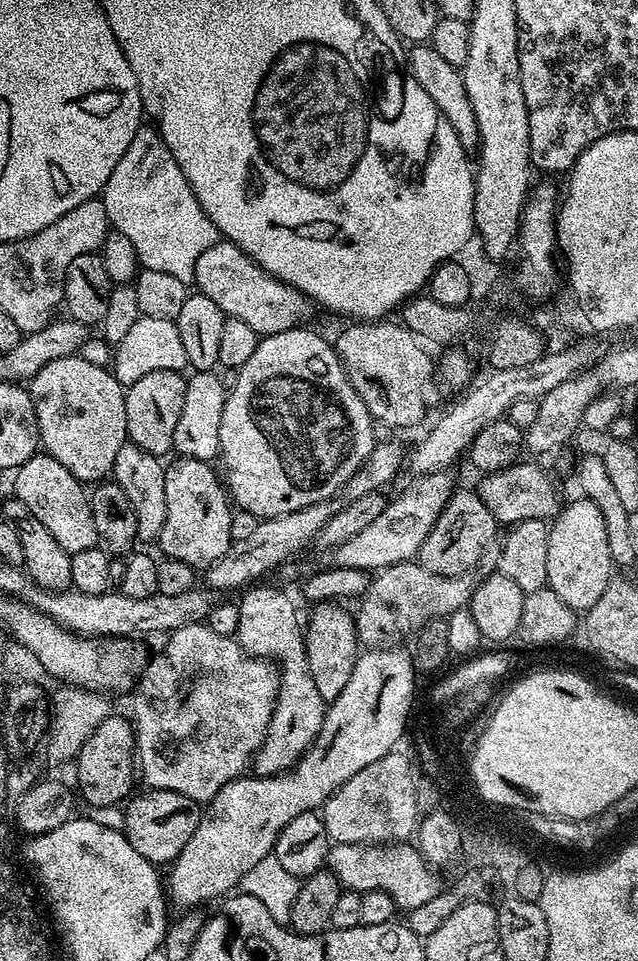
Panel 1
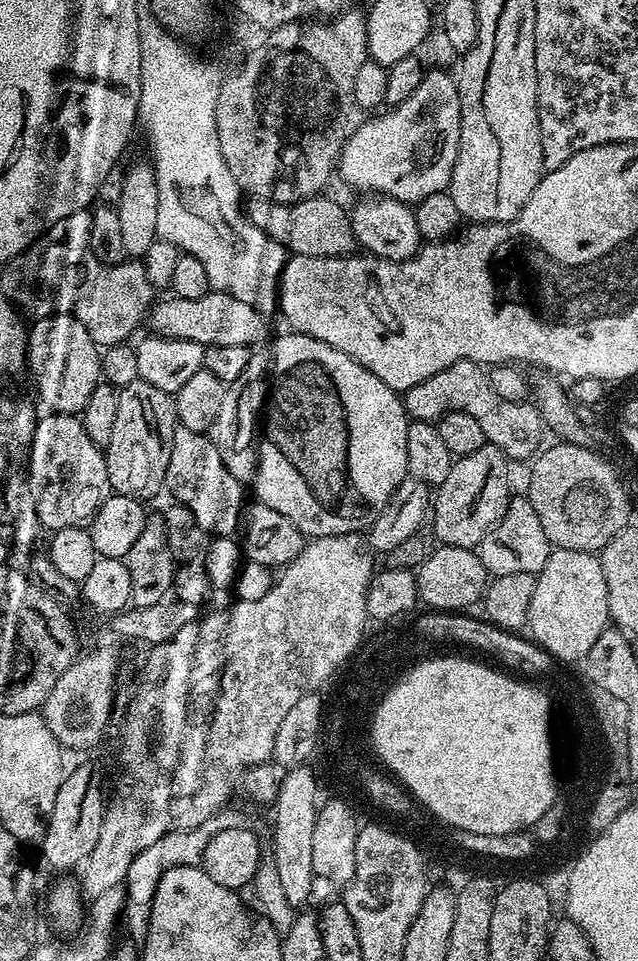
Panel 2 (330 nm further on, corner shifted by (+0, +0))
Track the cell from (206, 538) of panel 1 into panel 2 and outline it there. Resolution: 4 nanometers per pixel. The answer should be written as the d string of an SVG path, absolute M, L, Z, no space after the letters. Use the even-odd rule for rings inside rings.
M177 427L170 450L170 466L166 470L166 488L167 491L172 491L171 499L175 503L186 506L186 510L190 510L194 518L198 518L198 526L202 526L206 534L211 534L216 538L228 538L233 535L232 531L235 528L237 531L241 527L242 505L245 503L244 492L240 489L243 488L241 481L237 480L236 475L226 466L215 443L205 433Z

